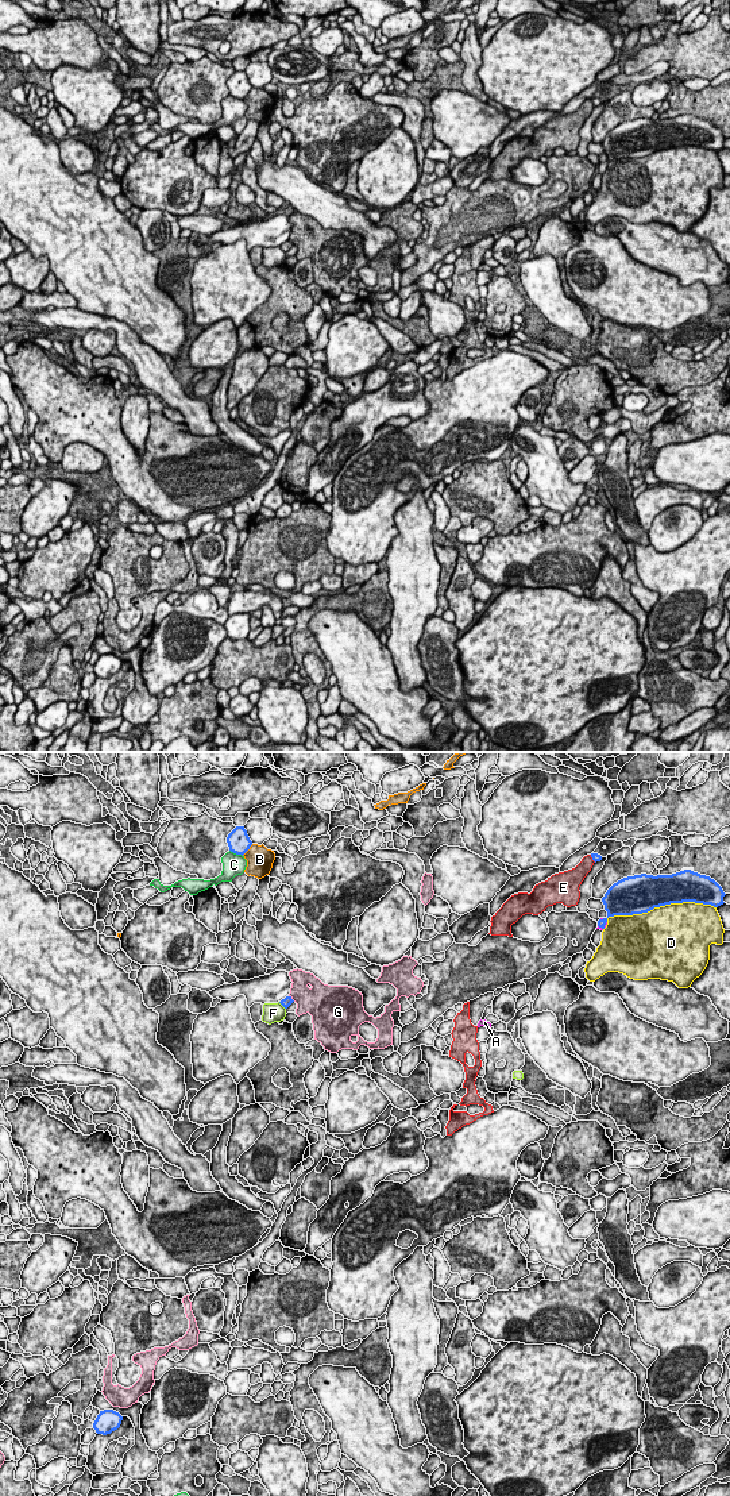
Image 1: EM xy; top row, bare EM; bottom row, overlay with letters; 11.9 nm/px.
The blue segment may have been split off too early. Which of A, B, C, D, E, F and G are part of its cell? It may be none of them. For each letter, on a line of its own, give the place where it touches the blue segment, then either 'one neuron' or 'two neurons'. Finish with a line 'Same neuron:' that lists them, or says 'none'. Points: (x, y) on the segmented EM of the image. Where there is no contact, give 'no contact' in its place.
A: xy (603, 926) | one neuron
B: xy (247, 849) | two neurons
C: xy (236, 853) | two neurons
D: xy (660, 905) | two neurons
E: xy (593, 859) | two neurons
F: xy (282, 1005) | two neurons
G: xy (290, 998) | two neurons
Same neuron: A

